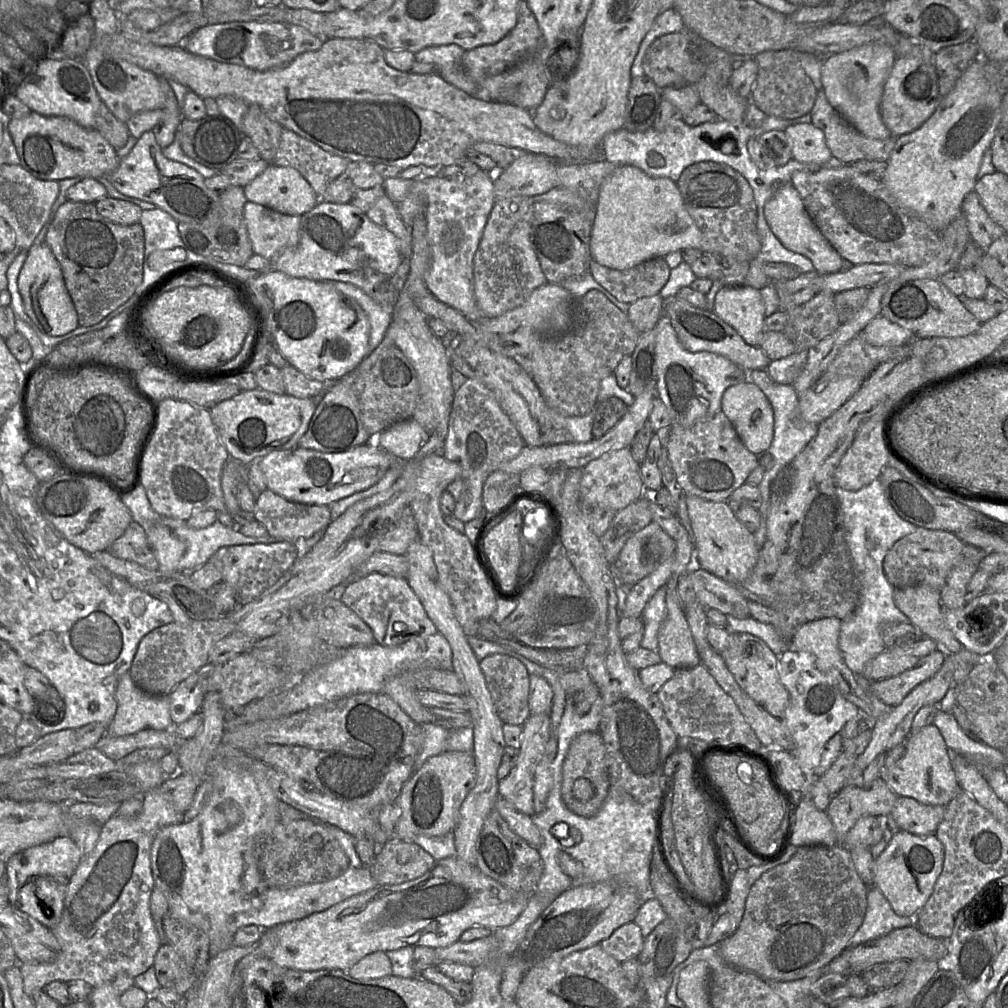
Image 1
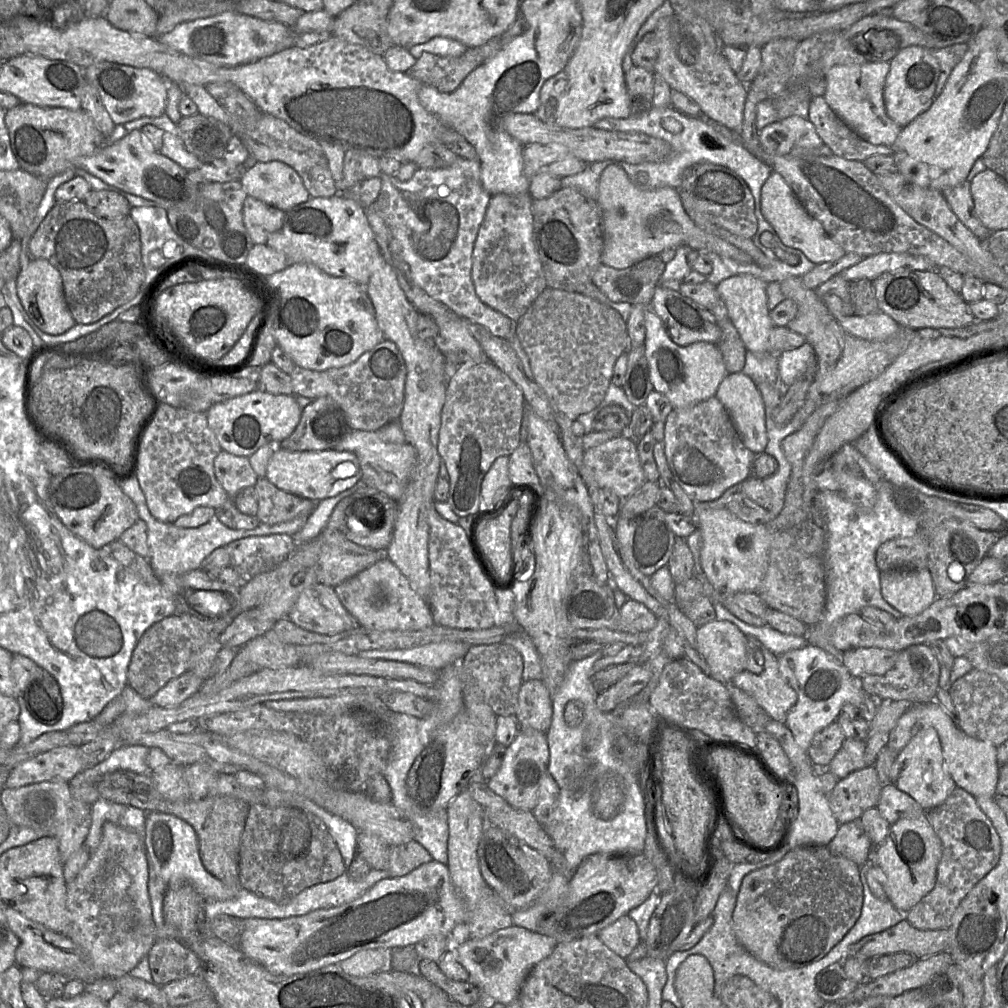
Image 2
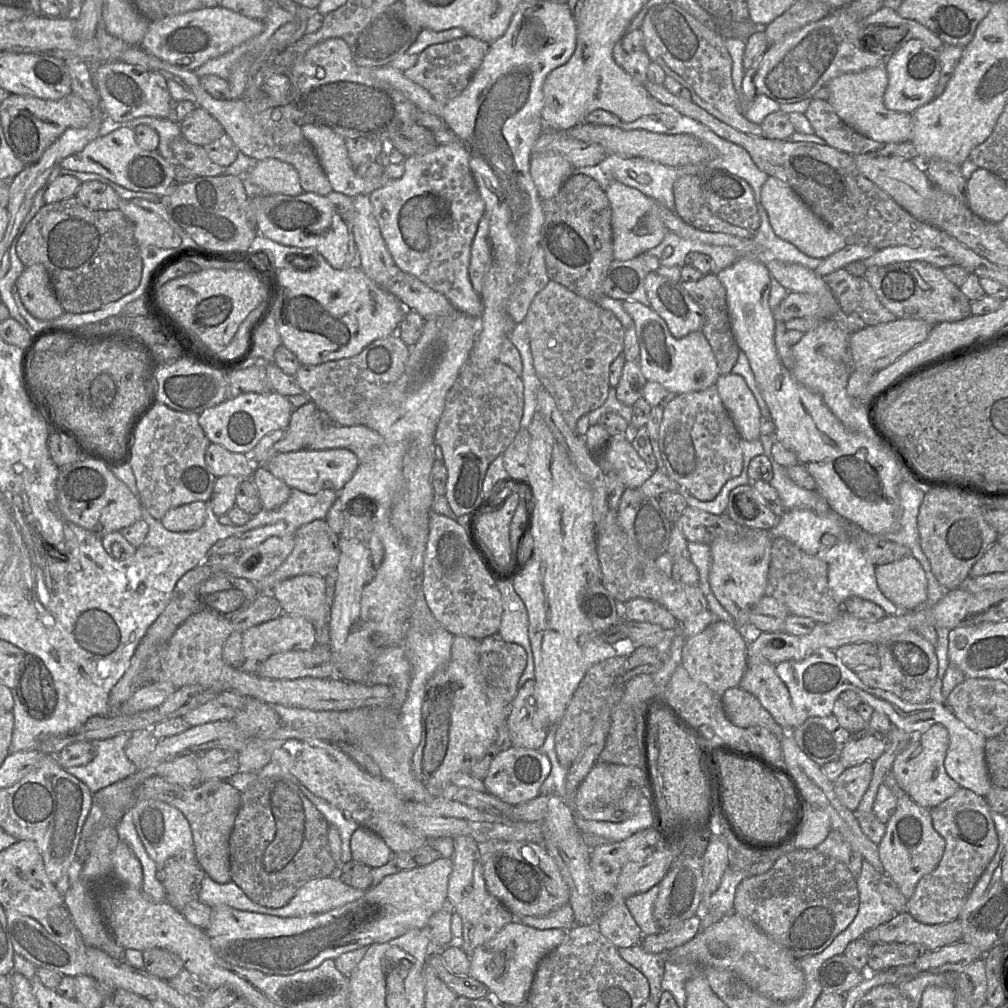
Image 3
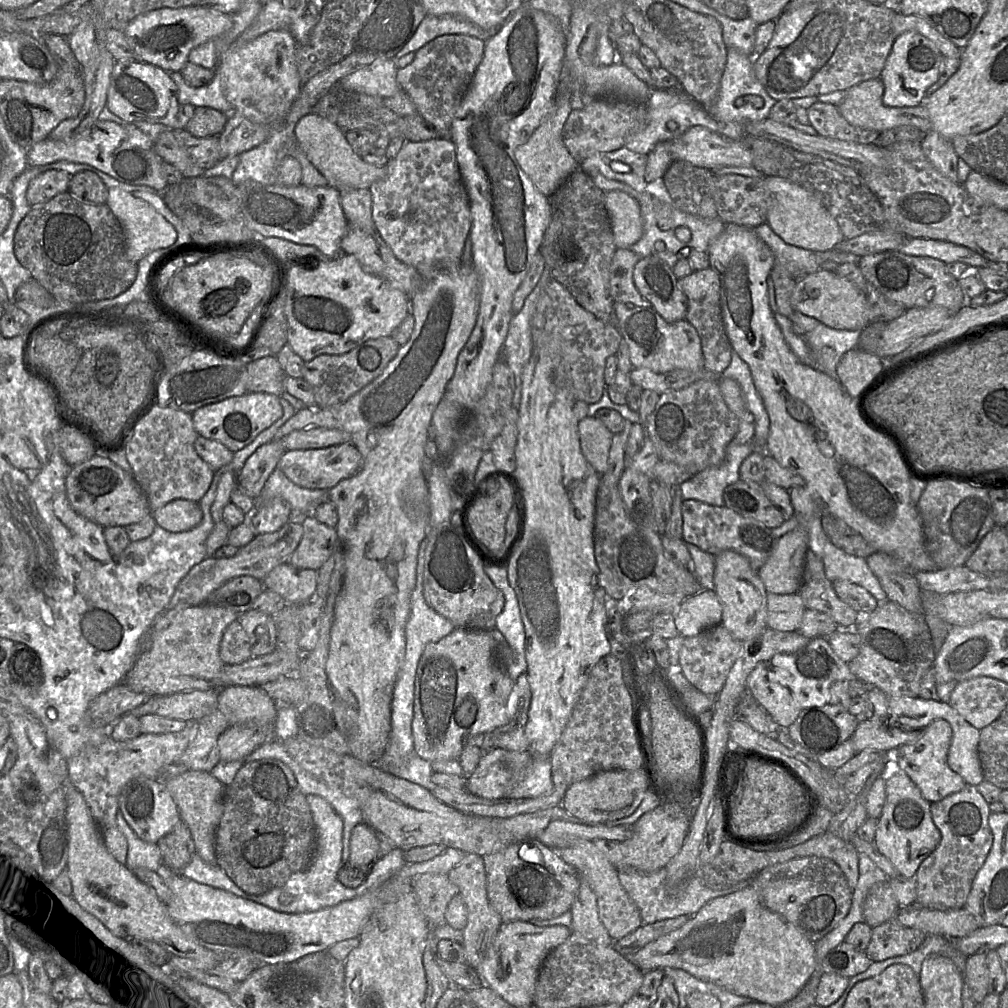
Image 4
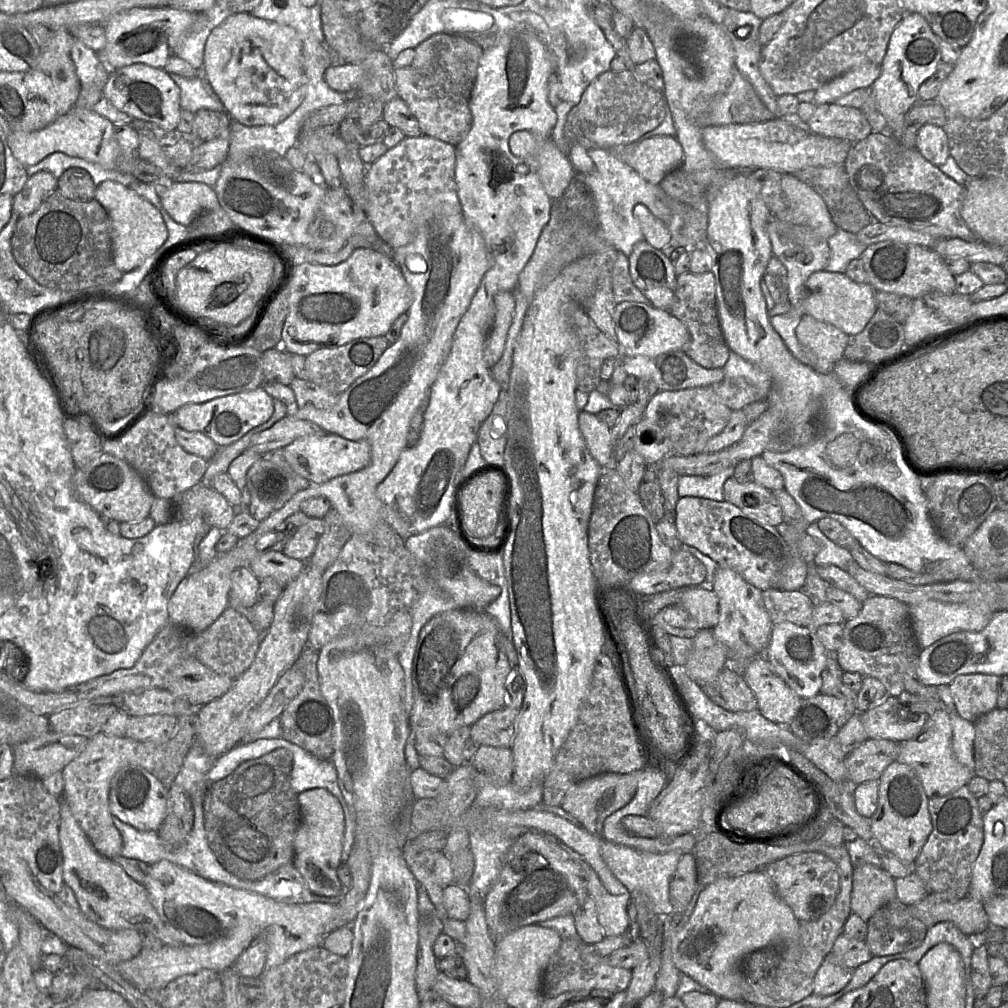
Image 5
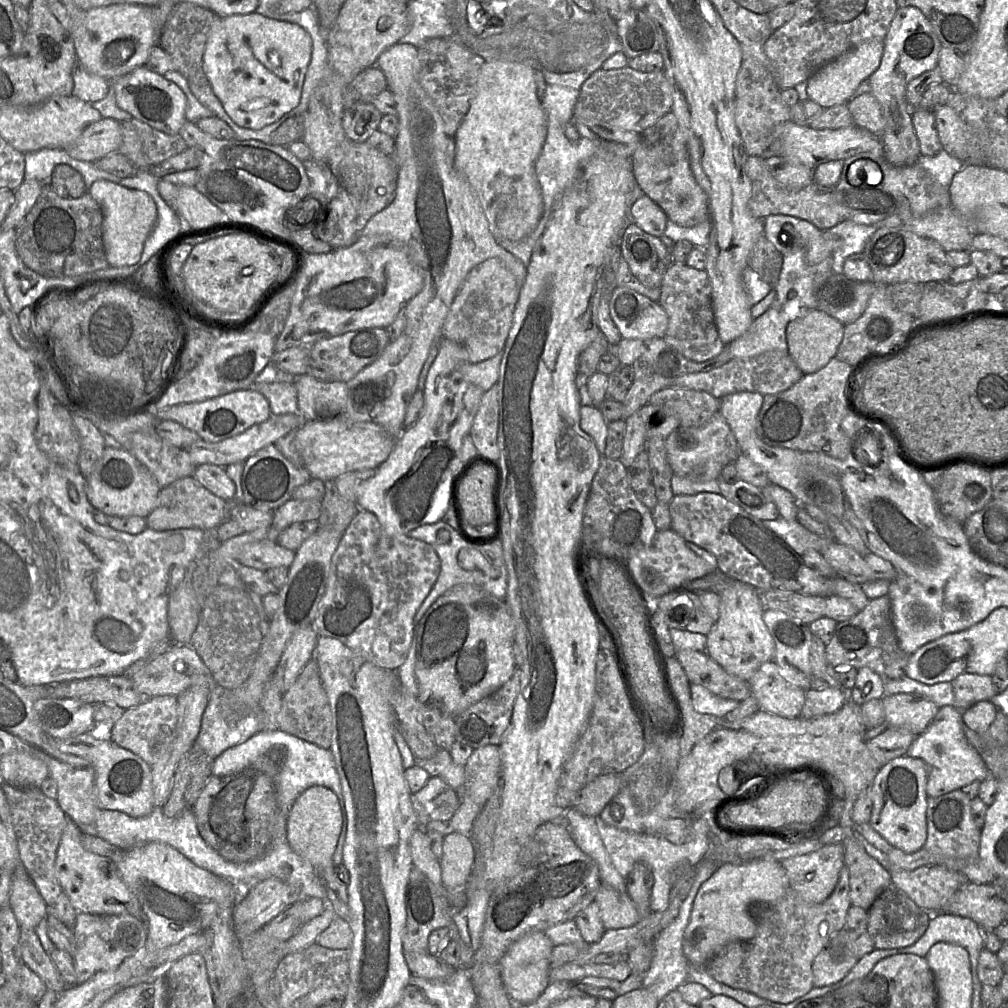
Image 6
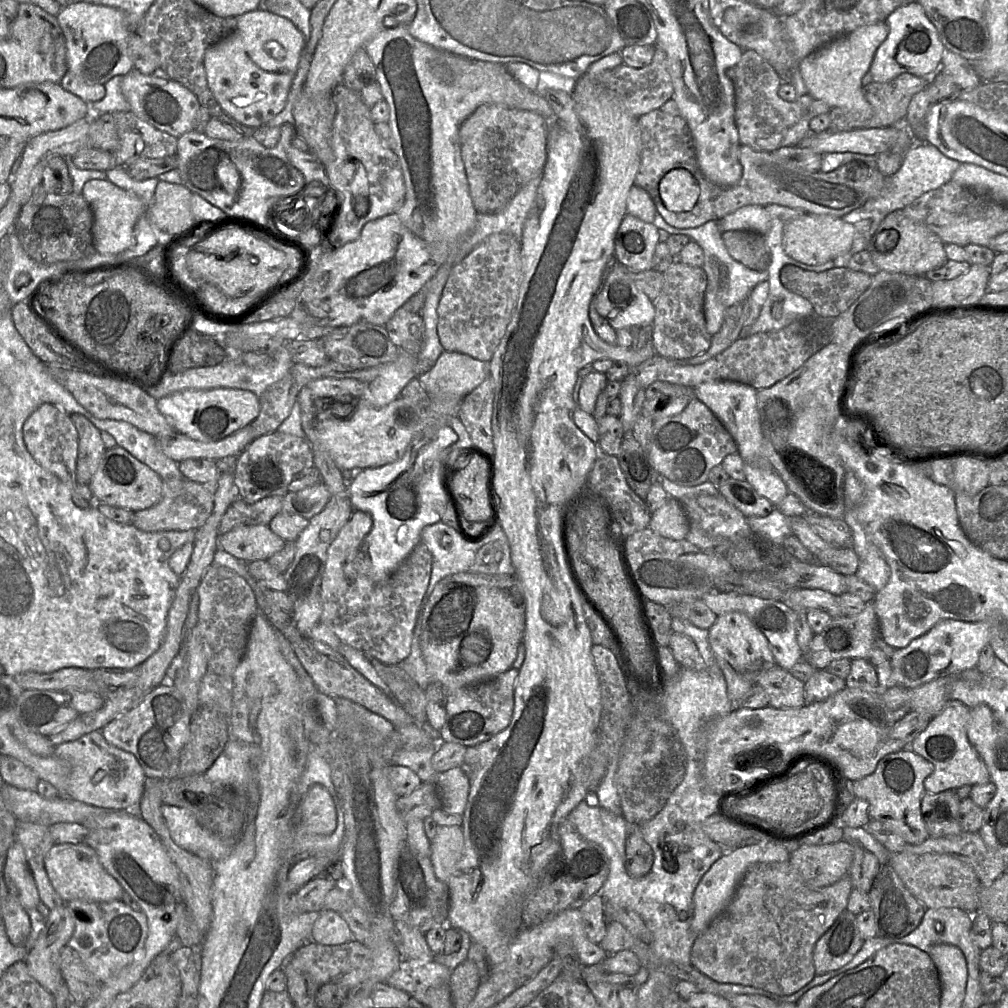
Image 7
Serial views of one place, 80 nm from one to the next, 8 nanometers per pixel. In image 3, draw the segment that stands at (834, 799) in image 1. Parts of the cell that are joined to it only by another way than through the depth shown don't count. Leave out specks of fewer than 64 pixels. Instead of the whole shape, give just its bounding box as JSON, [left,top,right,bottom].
[834,762,873,812]

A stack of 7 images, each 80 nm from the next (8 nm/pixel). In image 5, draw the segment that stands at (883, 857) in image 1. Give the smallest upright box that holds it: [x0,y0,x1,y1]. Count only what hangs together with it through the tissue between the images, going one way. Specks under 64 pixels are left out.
[871,760,932,863]

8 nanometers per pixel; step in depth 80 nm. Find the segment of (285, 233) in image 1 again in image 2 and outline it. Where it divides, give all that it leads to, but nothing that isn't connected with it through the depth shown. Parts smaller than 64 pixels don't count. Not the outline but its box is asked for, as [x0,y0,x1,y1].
[243,196,285,244]

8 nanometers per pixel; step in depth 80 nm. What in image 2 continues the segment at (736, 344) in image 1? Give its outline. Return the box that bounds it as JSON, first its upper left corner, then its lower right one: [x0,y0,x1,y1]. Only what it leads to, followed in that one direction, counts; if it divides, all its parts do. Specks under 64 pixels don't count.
[649,284,721,346]

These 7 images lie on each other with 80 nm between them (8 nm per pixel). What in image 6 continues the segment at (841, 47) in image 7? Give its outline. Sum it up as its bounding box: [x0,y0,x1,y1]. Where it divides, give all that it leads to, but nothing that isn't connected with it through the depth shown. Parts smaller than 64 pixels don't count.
[805,39,883,108]

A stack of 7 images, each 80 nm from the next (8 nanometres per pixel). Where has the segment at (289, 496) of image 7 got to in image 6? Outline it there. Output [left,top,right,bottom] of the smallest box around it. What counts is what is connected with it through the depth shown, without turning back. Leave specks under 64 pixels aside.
[265,497,322,541]

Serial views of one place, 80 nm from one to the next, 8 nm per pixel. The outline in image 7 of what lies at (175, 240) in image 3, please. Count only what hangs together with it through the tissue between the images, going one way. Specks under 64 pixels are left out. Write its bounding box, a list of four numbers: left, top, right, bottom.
[82,180,147,254]

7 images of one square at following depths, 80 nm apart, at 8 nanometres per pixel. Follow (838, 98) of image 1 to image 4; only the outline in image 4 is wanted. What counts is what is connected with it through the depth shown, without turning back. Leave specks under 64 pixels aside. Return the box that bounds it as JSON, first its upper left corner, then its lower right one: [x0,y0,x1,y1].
[838,78,931,133]

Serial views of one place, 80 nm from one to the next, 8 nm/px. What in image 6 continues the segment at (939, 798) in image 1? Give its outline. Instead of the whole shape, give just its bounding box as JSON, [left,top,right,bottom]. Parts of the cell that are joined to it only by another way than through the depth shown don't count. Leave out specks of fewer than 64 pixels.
[905,705,989,797]

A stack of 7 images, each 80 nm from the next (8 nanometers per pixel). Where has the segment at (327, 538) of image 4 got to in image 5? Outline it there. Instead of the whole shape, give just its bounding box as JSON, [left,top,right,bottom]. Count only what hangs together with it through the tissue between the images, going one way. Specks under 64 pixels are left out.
[282,518,325,562]

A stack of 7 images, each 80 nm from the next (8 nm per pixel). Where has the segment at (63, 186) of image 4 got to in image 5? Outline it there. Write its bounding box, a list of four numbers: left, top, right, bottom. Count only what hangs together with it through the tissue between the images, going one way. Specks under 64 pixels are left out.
[13,171,58,218]

